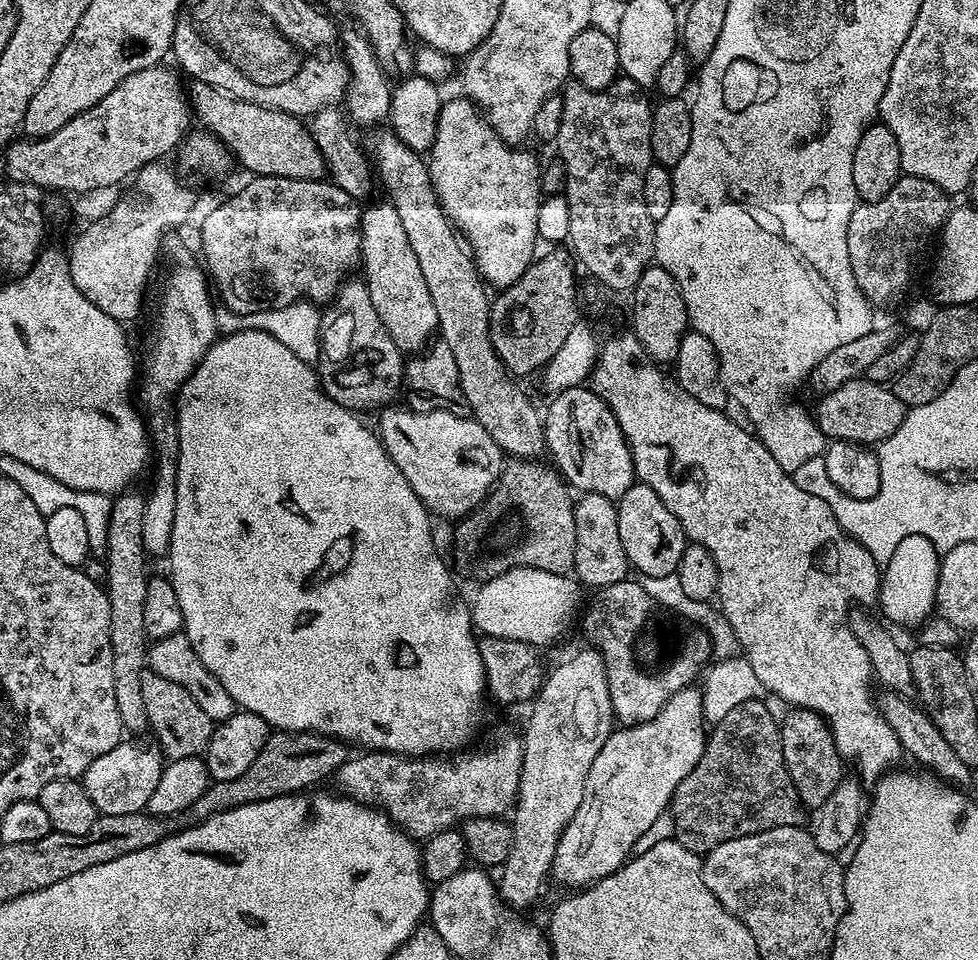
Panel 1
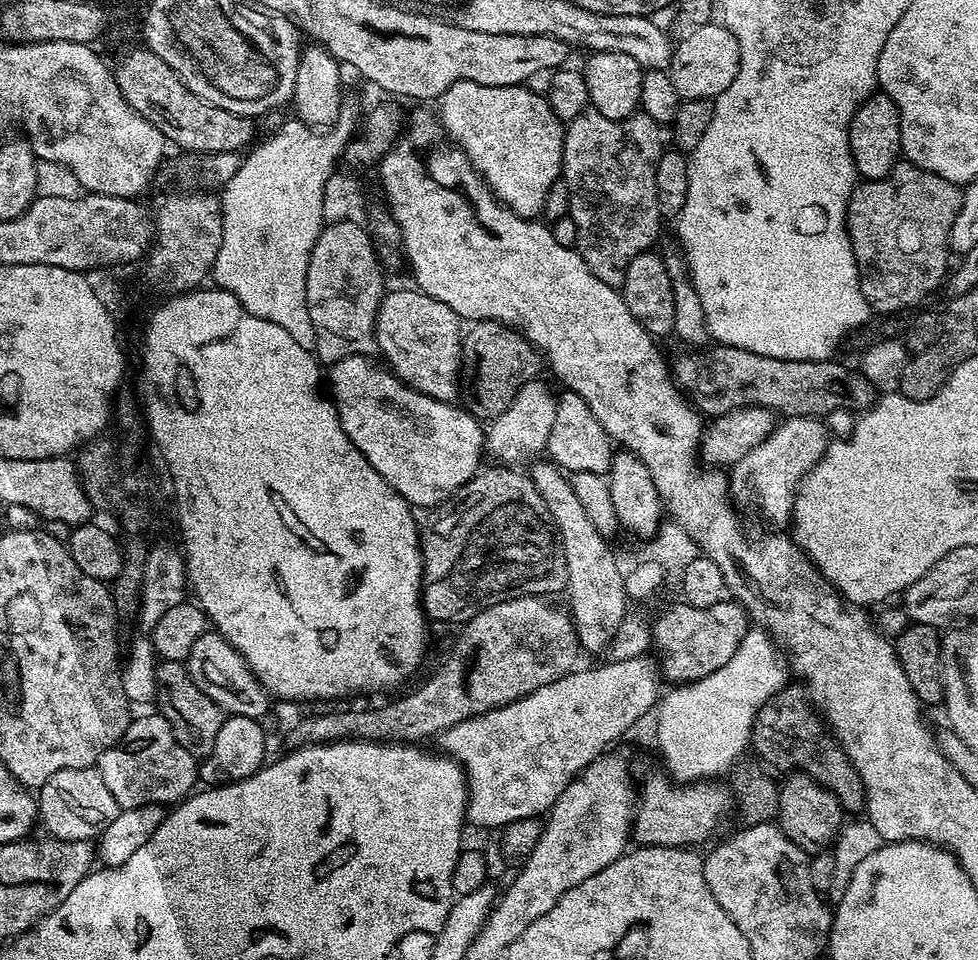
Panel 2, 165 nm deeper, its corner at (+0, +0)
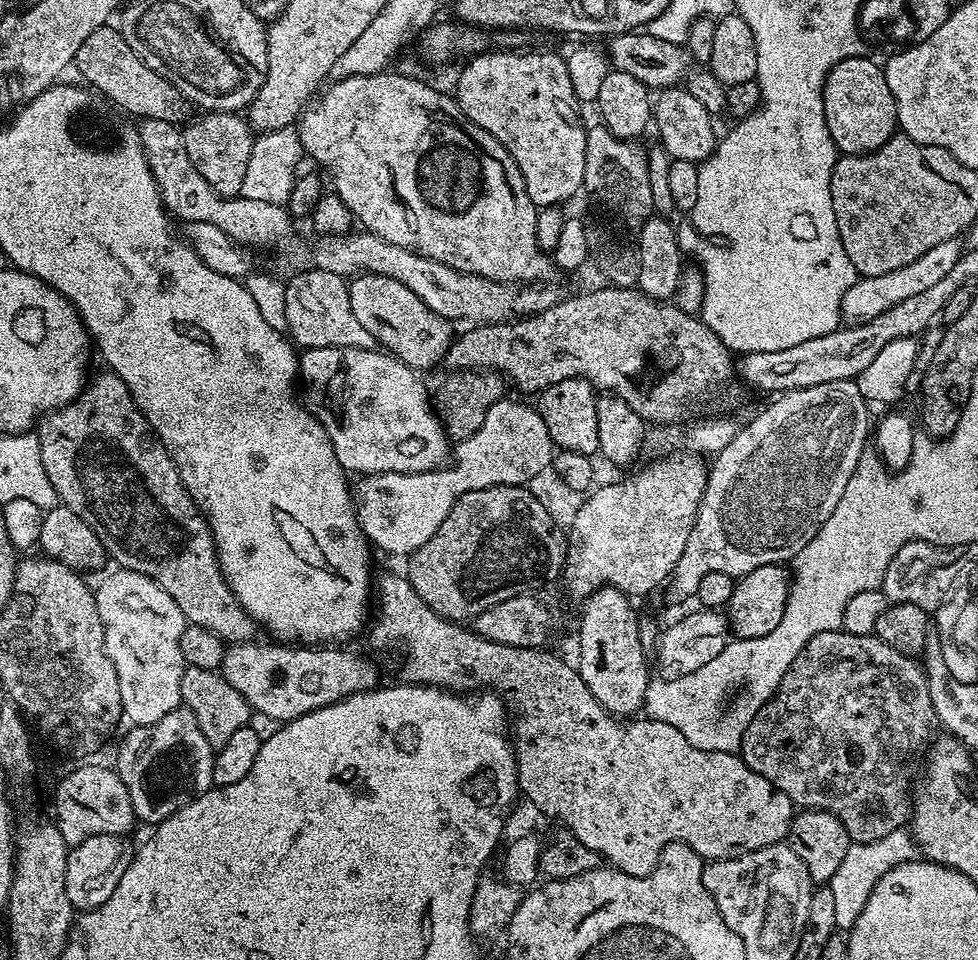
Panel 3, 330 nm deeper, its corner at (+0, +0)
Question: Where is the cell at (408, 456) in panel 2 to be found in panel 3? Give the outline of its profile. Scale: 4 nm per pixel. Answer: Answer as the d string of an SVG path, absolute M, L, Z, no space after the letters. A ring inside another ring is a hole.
M305 348L298 356L298 384L304 387L302 403L316 421L324 427L330 442L334 446L334 454L338 462L343 466L345 473L359 474L360 476L372 476L376 472L429 472L431 468L441 467L444 460L450 456L450 441L444 433L444 425L436 416L436 409L430 399L430 392L424 389L424 384L419 380L417 369L403 364L397 356L391 352L377 350L376 348Z

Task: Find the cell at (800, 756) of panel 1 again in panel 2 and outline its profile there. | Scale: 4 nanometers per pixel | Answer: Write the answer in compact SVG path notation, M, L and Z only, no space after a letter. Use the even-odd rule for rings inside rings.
M799 770L785 775L783 780L779 785L778 827L786 834L786 838L790 838L794 846L798 846L803 852L815 854L831 849L846 820L845 810L836 795Z

